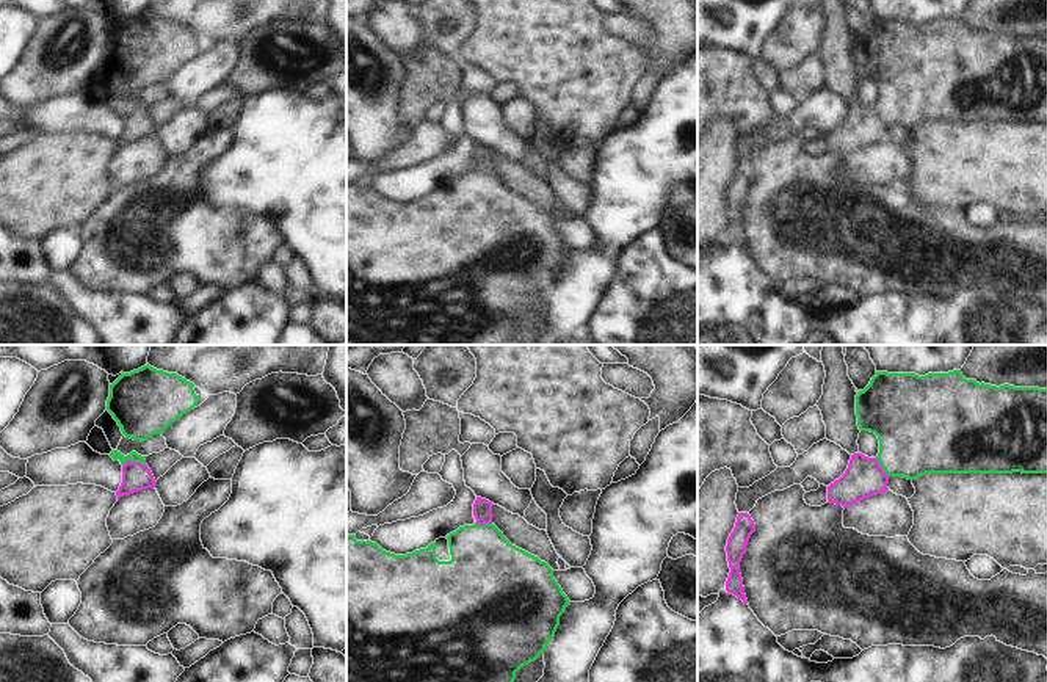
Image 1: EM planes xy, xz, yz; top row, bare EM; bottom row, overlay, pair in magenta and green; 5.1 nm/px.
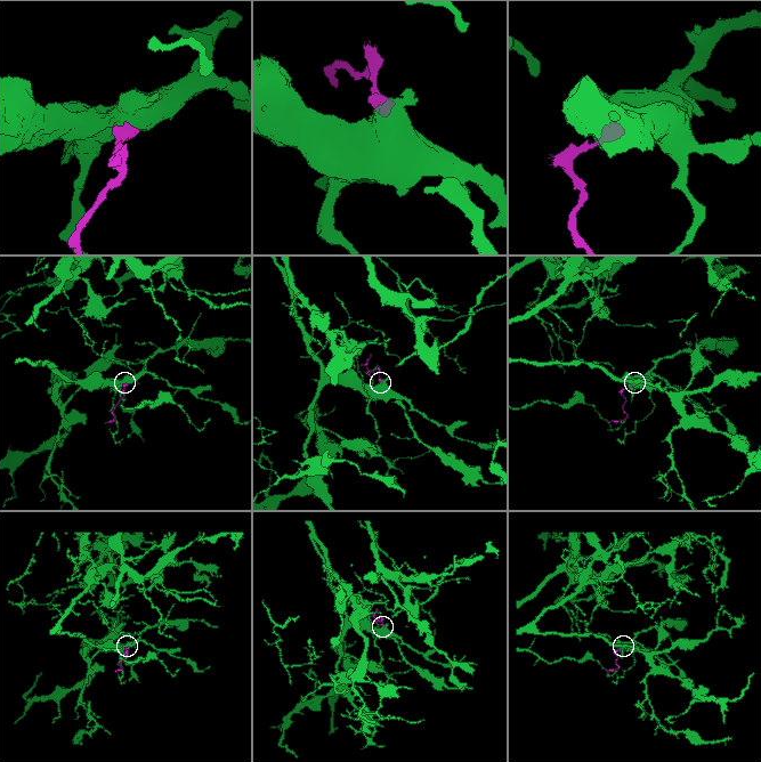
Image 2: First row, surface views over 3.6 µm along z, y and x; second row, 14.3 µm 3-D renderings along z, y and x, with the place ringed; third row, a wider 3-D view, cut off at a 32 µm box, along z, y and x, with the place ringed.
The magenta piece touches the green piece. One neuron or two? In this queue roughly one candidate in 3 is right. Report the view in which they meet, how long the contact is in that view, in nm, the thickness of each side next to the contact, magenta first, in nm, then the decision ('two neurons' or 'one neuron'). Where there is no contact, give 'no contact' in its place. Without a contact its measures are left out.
contact in xy; length 130 nm; calibres 140 and 60 nm; one neuron

